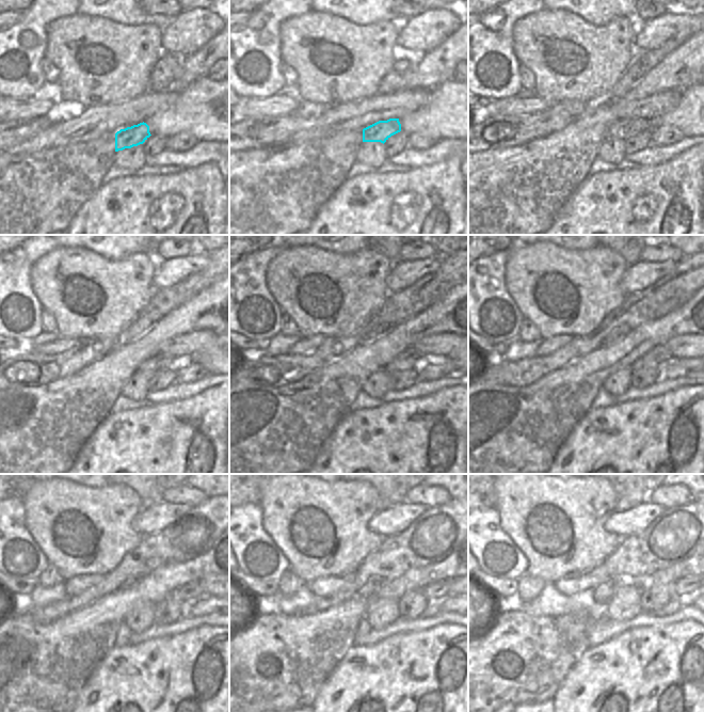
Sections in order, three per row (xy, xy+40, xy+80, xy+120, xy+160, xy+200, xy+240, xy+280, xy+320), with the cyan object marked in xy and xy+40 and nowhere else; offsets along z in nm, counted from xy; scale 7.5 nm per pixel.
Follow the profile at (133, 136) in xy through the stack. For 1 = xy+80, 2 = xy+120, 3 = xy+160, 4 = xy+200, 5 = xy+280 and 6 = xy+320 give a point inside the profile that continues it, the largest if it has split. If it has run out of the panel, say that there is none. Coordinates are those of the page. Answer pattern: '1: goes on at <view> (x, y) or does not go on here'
1: goes on at xy+80 (624, 129)
2: goes on at xy+120 (149, 367)
3: goes on at xy+160 (409, 359)
4: goes on at xy+200 (659, 356)
5: goes on at xy+280 (441, 589)
6: goes on at xy+320 (685, 585)

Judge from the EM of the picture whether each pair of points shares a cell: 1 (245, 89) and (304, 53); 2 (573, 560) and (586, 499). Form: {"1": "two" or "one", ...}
{"1": "two", "2": "one"}

